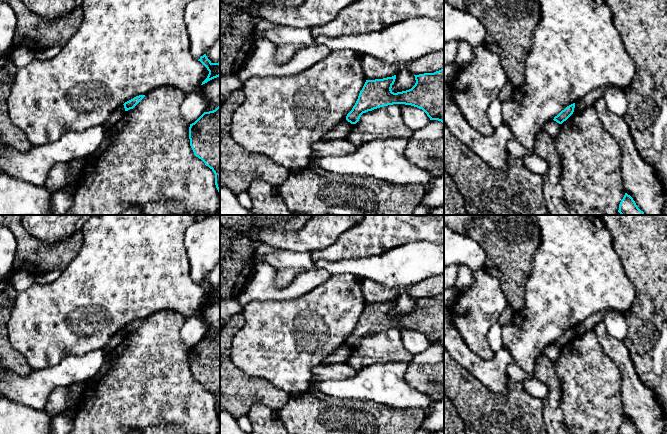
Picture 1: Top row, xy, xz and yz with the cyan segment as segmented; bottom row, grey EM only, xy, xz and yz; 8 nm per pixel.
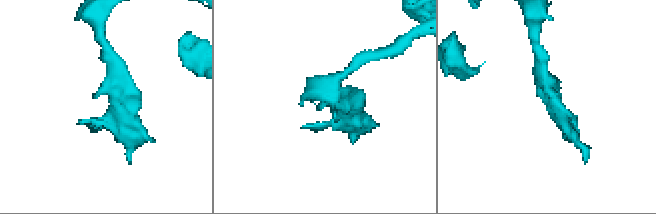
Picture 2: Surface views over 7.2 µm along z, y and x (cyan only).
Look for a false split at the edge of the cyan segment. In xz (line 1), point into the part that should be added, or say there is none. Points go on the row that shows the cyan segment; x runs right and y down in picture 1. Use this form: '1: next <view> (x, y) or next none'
1: next none

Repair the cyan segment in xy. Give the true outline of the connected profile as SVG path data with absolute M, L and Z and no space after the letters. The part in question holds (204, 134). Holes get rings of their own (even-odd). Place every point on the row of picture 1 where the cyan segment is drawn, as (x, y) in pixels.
M220 106L190 124L189 139L194 155L214 172L220 194Z

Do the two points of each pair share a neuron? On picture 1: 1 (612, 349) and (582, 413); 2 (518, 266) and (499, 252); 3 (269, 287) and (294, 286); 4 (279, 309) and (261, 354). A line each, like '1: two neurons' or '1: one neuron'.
1: two neurons
2: one neuron
3: one neuron
4: one neuron

